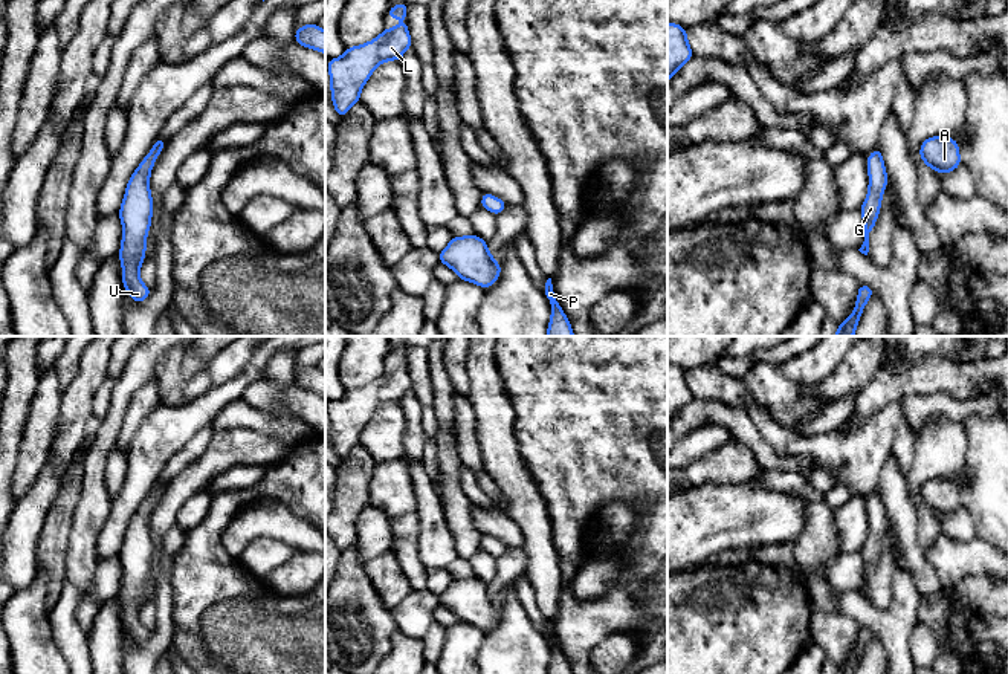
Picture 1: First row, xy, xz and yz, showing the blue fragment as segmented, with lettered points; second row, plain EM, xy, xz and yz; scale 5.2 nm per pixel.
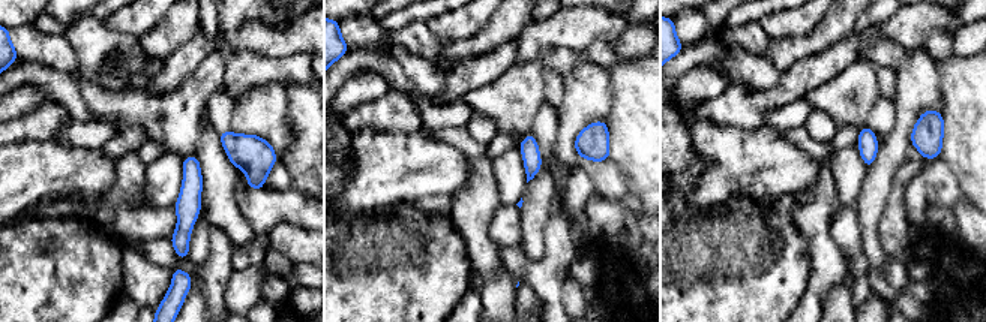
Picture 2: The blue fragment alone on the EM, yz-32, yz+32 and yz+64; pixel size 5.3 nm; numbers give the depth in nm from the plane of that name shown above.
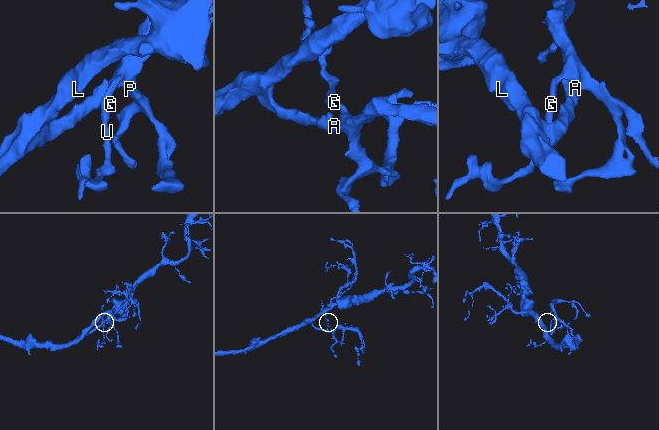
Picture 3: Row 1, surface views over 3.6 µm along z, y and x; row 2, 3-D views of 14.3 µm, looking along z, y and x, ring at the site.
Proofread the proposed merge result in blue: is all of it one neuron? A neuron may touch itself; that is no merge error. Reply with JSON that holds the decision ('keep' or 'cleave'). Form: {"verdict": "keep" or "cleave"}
{"verdict": "keep"}

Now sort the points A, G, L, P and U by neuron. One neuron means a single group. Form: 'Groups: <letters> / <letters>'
Groups: A G L P U

